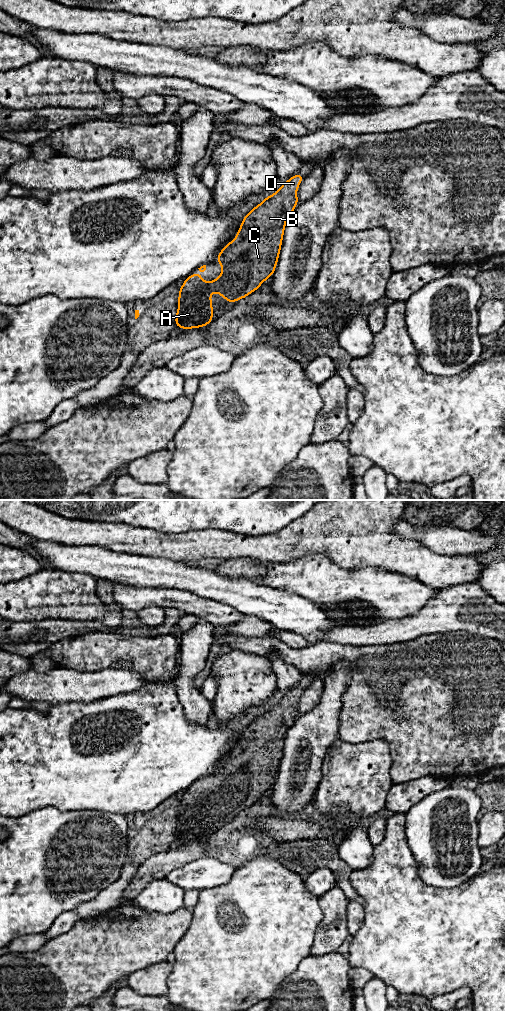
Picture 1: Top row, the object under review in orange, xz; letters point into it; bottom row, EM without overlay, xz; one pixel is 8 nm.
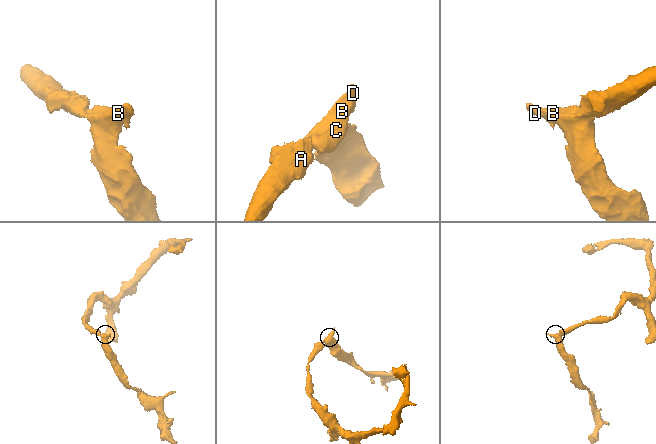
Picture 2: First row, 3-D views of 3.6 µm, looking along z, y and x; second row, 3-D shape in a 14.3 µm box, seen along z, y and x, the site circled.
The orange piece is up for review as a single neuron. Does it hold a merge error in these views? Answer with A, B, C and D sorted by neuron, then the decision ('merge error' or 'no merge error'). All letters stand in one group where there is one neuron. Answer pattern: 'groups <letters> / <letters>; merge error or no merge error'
groups A B C D; no merge error

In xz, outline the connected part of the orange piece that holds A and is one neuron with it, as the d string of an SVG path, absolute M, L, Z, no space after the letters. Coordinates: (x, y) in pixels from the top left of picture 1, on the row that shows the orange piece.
M301 173L292 176L289 180L282 183L276 193L266 197L243 217L242 225L237 231L236 238L230 241L216 258L216 262L220 263L222 267L222 273L217 279L204 282L201 275L195 273L192 273L185 279L178 294L179 303L175 317L175 327L182 327L183 331L185 331L191 328L205 327L211 323L213 319L213 305L211 303L212 296L208 294L209 291L213 293L218 292L228 303L233 303L242 298L246 298L249 294L256 291L265 280L273 275L278 263L287 218L292 214L296 205L299 203L297 189L303 181L303 178L304 176Z

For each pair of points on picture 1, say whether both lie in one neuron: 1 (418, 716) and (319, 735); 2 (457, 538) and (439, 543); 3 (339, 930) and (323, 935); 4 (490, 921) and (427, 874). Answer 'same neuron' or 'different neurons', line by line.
1: different neurons
2: same neuron
3: same neuron
4: different neurons

